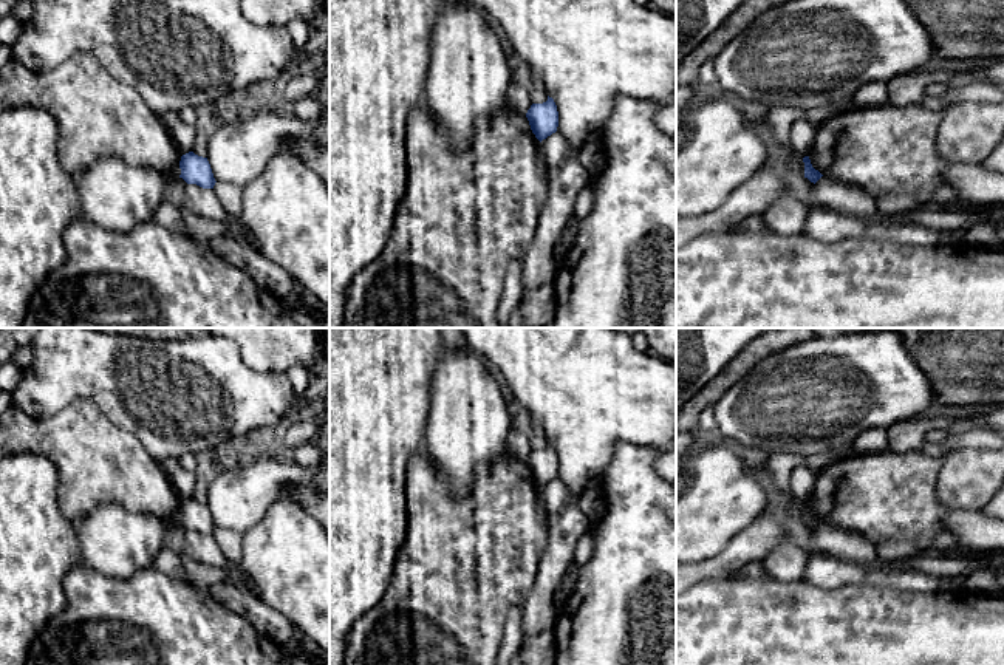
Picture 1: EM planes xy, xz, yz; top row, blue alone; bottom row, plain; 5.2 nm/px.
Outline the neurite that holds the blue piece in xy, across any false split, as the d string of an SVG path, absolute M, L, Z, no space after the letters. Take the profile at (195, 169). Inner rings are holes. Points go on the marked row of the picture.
M193 152L181 156L179 169L179 178L183 178L187 184L196 184L203 189L213 189L217 182L207 158L198 156Z

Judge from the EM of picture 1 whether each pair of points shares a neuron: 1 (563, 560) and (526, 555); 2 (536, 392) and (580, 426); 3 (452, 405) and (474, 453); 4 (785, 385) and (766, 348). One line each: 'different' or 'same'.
1: different
2: same
3: same
4: different

